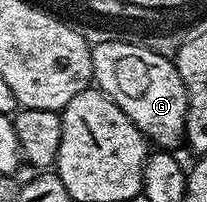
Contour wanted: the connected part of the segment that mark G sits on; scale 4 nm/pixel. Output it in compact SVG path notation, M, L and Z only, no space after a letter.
M111 39L93 46L90 51L92 67L94 68L93 84L101 89L107 97L140 127L140 131L146 137L151 146L157 147L162 151L177 150L177 145L183 144L186 136L186 88L184 79L180 79L177 64L171 58L160 55L140 43L134 45L130 41L117 41Z

